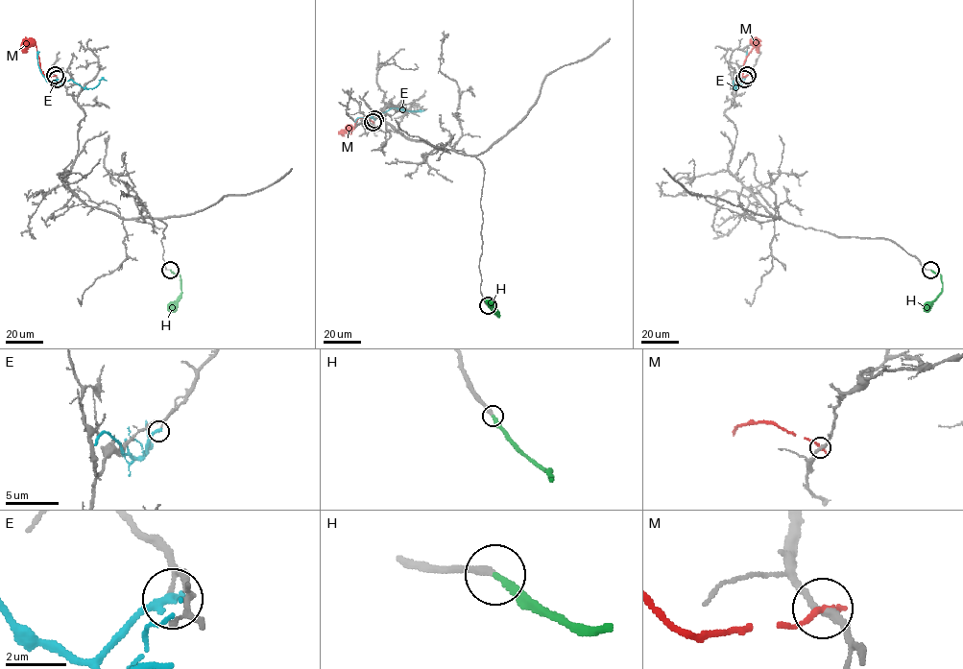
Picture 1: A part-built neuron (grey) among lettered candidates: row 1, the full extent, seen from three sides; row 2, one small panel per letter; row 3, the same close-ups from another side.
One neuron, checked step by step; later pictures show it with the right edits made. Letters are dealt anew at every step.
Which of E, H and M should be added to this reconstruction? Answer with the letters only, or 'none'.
H

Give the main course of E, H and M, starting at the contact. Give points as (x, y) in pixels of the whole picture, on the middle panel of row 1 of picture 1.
E: (374, 119), (370, 117), (372, 114), (391, 107), (423, 109)
H: (488, 305), (498, 317), (487, 302), (488, 298)
M: (373, 122), (358, 118), (352, 130), (339, 133)

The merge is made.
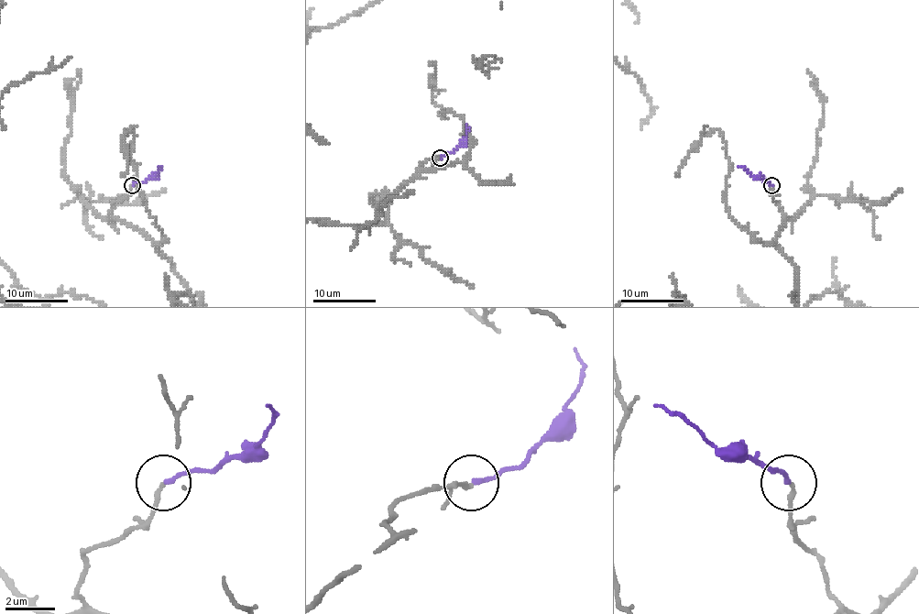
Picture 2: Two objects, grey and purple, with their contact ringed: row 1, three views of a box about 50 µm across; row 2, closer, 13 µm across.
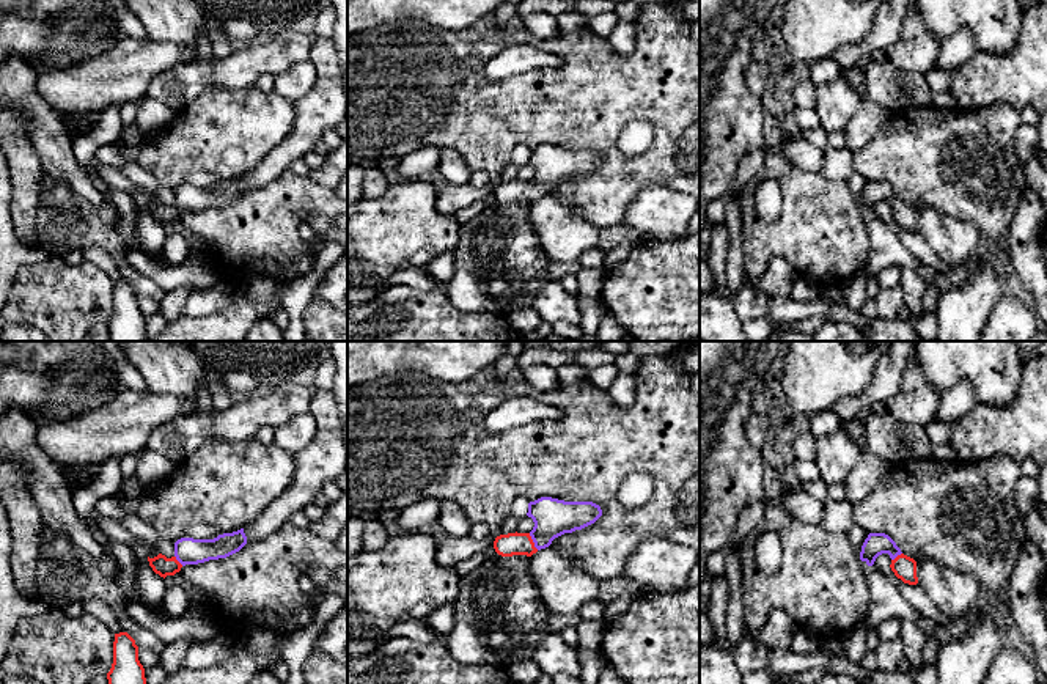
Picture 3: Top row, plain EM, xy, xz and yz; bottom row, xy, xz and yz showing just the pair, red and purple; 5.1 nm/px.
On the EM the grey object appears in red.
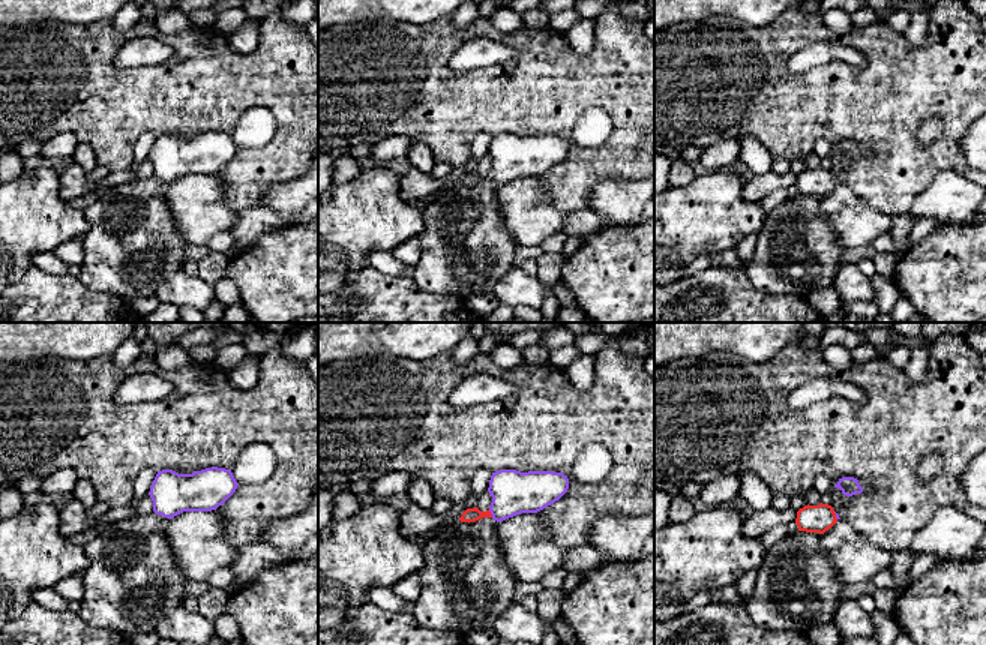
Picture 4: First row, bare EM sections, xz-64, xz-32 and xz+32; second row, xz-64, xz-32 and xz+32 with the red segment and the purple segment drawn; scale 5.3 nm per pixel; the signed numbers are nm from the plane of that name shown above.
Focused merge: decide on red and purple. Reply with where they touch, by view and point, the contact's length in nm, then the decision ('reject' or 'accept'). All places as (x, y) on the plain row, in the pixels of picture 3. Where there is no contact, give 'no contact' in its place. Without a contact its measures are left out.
xz (532, 189) | 100 nm | accept

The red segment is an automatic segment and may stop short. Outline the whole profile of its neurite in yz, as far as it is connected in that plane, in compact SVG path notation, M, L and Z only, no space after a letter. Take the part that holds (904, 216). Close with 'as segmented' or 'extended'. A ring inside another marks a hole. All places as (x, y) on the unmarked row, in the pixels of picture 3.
M869 181L860 200L860 208L872 214L876 206L888 201L891 206L891 219L904 231L917 233L917 209L901 200L896 190L885 181Z; extended

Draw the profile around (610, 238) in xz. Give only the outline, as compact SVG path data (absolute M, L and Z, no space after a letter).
M619 223L619 225L601 230L597 248L601 248L607 255L608 252L615 250L618 245L621 245L629 239L635 245L638 245L640 242L648 241L649 237L637 231L635 228Z

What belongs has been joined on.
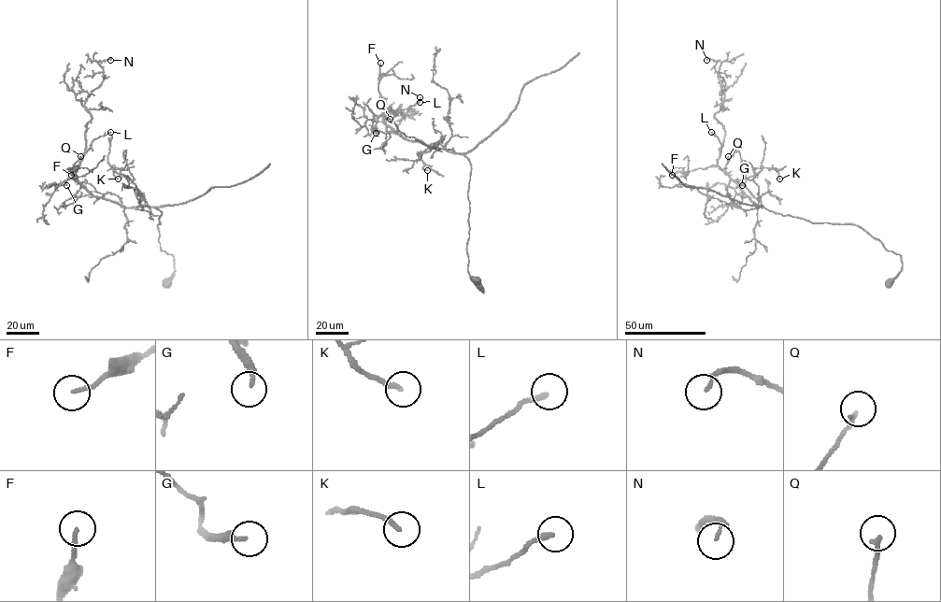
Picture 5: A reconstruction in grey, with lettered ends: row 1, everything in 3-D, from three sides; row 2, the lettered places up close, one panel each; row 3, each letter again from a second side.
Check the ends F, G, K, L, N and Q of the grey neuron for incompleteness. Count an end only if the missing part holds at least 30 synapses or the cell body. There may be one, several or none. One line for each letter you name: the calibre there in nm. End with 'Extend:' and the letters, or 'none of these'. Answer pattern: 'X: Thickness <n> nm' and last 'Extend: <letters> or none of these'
Q: Thickness 180 nm
Extend: Q

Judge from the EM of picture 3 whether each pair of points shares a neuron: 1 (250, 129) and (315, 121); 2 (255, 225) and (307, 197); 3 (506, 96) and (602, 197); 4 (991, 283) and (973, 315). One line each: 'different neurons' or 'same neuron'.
1: different neurons
2: same neuron
3: same neuron
4: same neuron

